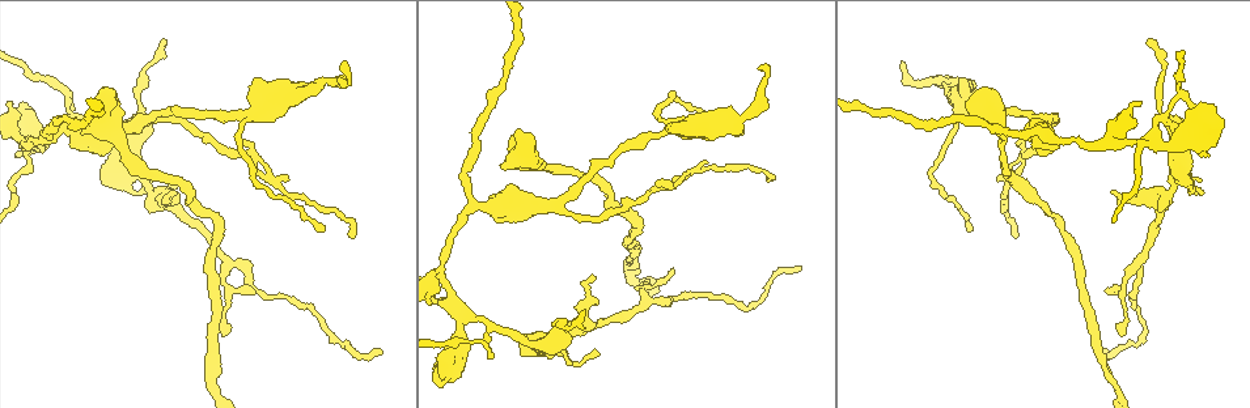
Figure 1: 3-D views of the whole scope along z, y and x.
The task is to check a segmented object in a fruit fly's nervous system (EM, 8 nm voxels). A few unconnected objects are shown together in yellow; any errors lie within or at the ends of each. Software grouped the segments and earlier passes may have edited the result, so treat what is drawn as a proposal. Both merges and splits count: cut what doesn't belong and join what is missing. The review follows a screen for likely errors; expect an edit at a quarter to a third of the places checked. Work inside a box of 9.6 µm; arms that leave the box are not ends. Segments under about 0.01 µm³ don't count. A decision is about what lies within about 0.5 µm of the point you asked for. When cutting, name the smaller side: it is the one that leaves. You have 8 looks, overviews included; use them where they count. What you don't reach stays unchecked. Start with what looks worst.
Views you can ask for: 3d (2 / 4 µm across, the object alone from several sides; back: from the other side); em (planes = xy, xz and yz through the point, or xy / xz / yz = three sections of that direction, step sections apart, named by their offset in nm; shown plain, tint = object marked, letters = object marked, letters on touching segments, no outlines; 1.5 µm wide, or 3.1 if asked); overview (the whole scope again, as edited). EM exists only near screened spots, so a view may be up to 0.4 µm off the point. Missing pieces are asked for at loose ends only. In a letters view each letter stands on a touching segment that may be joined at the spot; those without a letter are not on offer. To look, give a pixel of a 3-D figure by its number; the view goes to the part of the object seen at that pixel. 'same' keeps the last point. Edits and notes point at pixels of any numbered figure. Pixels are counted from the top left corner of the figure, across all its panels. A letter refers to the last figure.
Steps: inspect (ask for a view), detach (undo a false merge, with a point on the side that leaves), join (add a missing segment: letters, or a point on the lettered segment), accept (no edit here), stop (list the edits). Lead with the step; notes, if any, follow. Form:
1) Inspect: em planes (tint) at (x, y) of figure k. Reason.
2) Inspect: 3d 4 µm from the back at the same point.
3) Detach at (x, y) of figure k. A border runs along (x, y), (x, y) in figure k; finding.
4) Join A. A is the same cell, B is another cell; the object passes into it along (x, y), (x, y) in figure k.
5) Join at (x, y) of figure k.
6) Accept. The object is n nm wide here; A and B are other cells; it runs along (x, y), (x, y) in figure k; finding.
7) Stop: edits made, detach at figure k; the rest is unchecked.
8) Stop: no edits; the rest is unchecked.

Inspect: em planes (letters) at (902, 64) of figure 1. Free end.

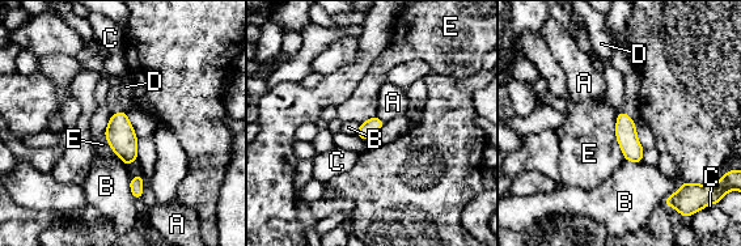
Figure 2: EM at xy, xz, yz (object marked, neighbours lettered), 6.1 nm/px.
Accept. A, B, C, D and E are other cells; a border runs along (617, 113), (615, 140), (625, 158) in figure 2; no lettered segment goes on from it.

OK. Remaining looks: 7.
Inspect: em planes (letters) at (770, 178) of figure 1. An open end.

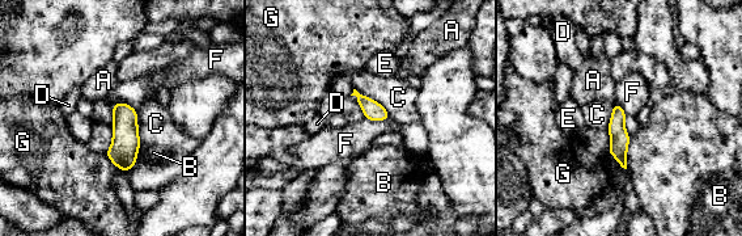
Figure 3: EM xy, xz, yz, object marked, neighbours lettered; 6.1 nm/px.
Accept. The object is 110 nm wide here; the longest contact is with C, 280 nm; A, B, C, D, E, F and G are other cells; none of them fits.

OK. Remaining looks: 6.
Inspect: 3d 4 µm at (1162, 102) of figure 1. Calibre changes.

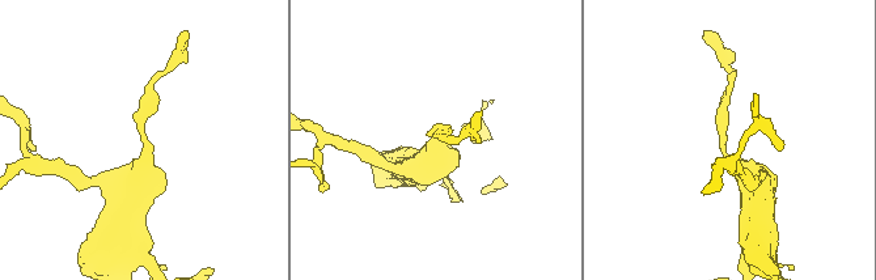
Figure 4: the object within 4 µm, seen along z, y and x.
Inspect: em planes (tint) at (723, 144) of figure 4.

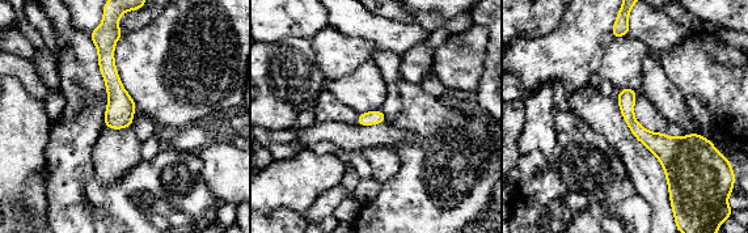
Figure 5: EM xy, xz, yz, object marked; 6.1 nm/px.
Inspect: em planes (letters) at the same point. See the neighbours.

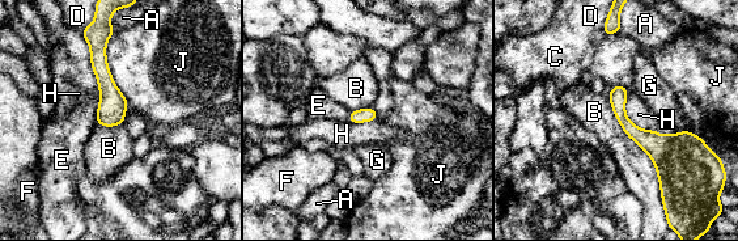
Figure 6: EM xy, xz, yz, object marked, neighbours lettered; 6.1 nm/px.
Accept. The longest contact is with B, 600 nm; A, B, C, D, E, F, G, H and J are other cells; all the same cell.

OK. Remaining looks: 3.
Stop: no edits; the rest is unchecked.

